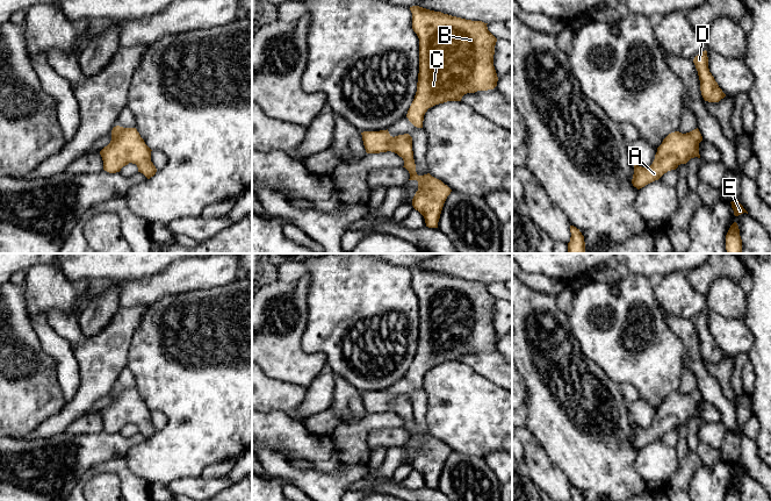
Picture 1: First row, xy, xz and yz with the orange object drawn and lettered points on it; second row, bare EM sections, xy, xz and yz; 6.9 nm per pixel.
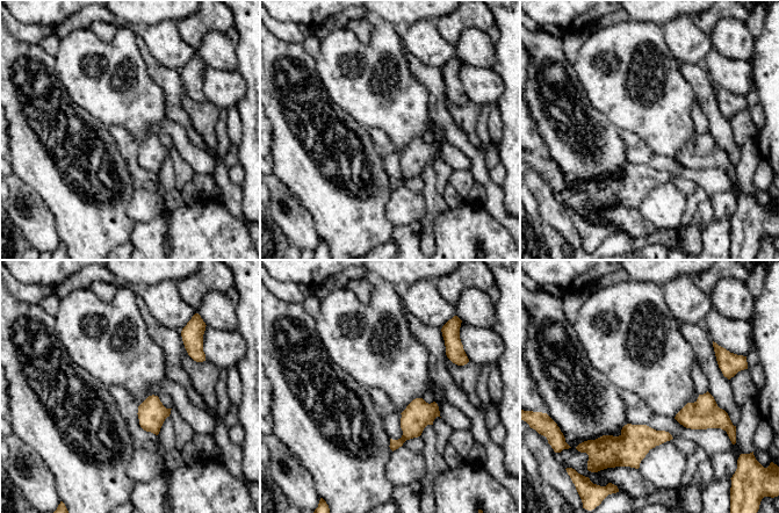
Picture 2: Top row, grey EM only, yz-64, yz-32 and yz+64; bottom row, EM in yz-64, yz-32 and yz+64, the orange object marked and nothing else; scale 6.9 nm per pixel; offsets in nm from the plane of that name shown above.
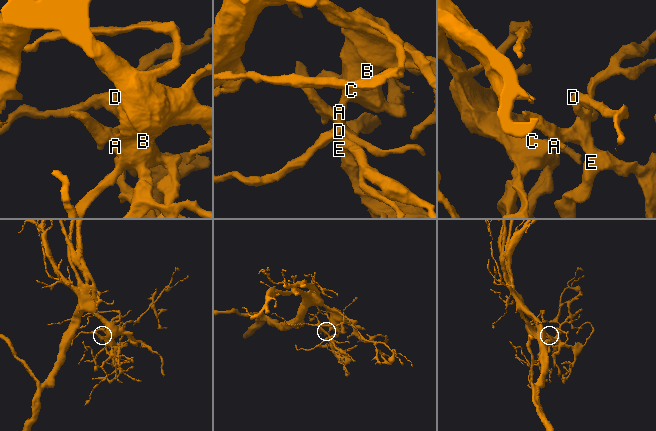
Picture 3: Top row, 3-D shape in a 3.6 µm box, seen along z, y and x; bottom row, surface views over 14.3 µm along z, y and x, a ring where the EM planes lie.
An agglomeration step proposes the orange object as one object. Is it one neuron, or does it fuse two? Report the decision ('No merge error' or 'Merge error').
No merge error

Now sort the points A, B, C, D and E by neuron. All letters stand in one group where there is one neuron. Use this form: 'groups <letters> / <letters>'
groups A B C D E

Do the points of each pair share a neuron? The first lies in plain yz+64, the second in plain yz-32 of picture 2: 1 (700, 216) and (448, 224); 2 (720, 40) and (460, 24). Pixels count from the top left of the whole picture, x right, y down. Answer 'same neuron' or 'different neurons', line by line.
1: different neurons
2: different neurons

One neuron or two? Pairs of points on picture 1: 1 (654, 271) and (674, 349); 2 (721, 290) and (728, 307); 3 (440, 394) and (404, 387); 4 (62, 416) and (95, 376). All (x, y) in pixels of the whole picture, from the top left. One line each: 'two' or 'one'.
1: two
2: one
3: two
4: one

